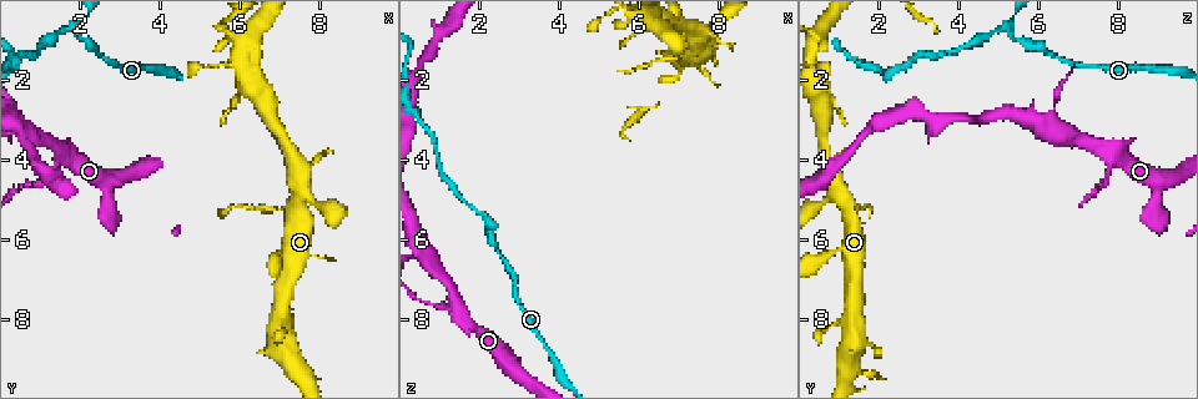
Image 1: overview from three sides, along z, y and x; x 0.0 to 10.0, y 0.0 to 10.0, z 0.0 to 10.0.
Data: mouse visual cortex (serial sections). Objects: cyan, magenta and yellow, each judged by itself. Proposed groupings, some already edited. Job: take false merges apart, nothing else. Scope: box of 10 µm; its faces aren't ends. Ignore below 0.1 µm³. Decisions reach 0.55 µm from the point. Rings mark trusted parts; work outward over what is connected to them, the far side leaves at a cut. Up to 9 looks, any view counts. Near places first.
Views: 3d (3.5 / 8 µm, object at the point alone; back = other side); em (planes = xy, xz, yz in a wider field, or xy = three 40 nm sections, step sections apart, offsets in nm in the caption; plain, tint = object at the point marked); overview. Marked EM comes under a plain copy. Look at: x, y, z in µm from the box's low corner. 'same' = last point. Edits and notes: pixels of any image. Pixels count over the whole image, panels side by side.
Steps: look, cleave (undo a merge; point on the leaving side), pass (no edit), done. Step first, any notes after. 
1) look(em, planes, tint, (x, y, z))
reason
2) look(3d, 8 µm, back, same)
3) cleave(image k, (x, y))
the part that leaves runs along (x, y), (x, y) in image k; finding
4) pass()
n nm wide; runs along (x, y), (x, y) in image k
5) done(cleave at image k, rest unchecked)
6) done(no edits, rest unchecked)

look(em, planes, tint, (7.45, 4.80, 0.95))
three-way junction

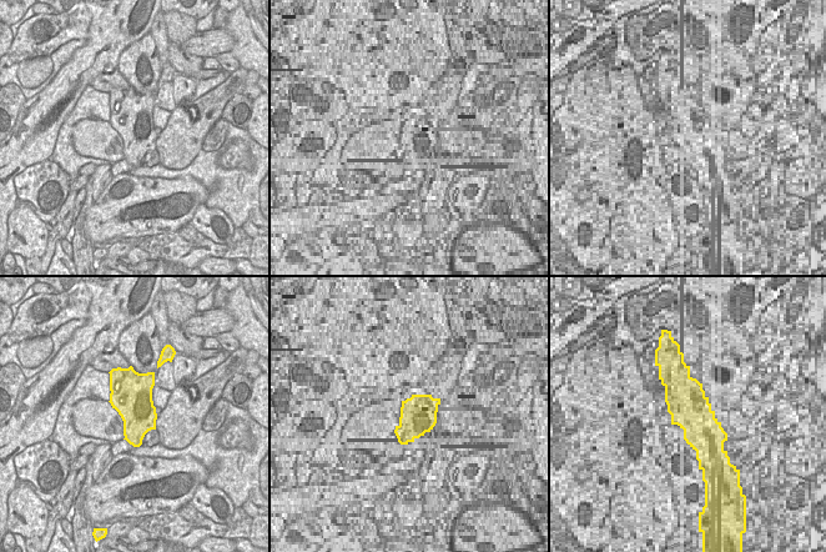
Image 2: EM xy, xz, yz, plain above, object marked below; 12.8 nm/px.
look(3d, 3.5 µm, same)

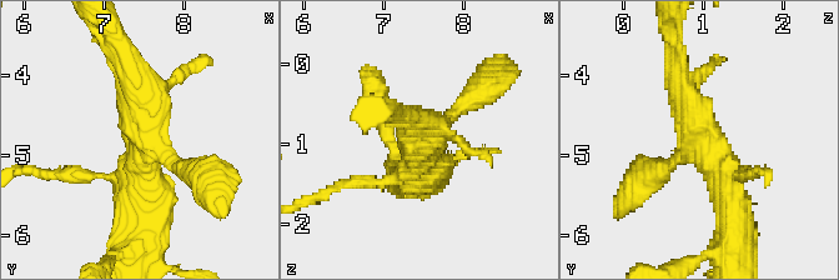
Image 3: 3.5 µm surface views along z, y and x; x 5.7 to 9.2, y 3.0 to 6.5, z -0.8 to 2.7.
pass()
runs along (733, 214), (676, 65) in image 3; continuous, no second cell

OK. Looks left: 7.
look(3d, 3.5 µm, (7.50, 9.35, 1.30))
calibre changes

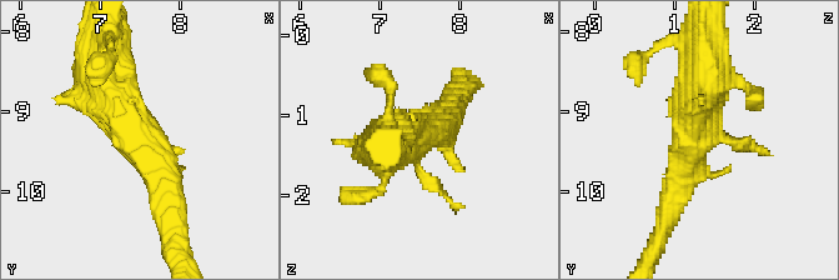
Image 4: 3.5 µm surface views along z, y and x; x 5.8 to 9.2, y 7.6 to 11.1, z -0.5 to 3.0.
look(em, xy, step 3, tint, (7.45, 9.25, 1.35))

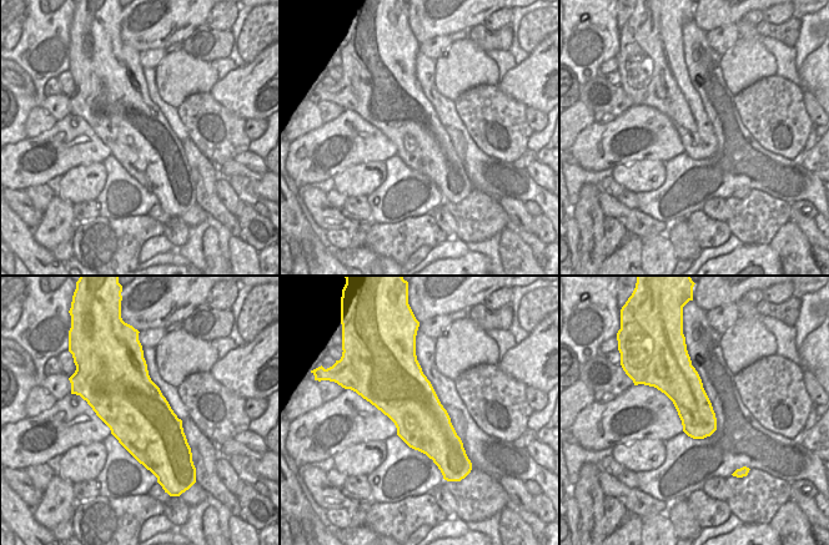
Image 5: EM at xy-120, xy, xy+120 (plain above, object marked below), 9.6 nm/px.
pass()
all the same cell

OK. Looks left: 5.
look(3d, 3.5 µm, (1.65, 3.75, 7.90))
arms part here

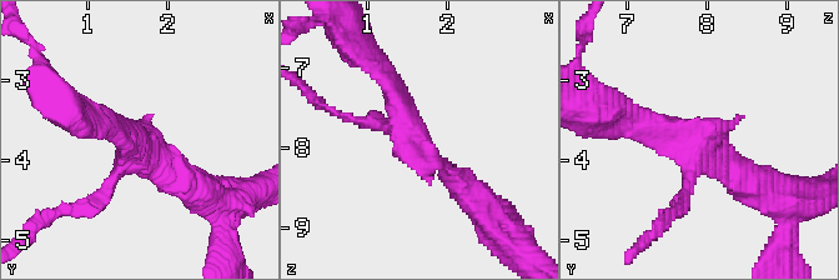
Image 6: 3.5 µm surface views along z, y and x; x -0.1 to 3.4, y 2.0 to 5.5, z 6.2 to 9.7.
look(em, xy, step 1, tint, (1.60, 3.80, 7.90))
shape alone is not enough

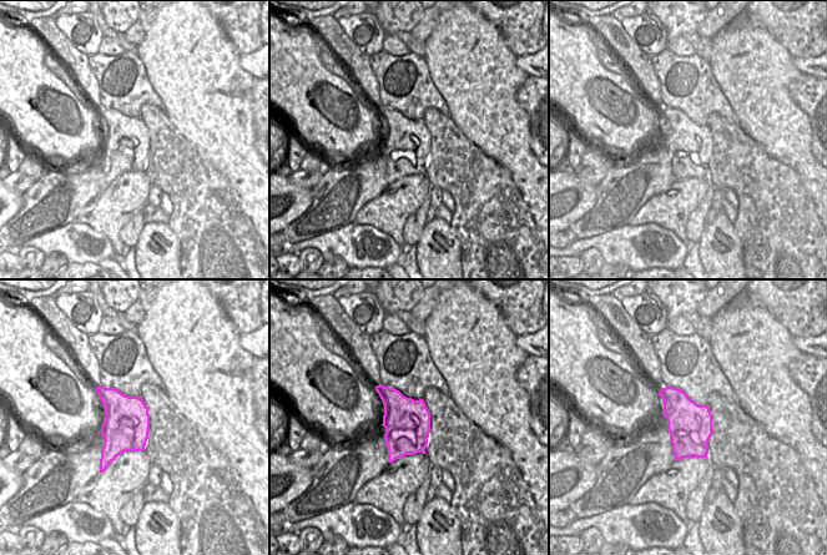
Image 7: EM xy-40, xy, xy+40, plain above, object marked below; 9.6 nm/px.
look(em, xy, step 2, tint, same)
cut it another way

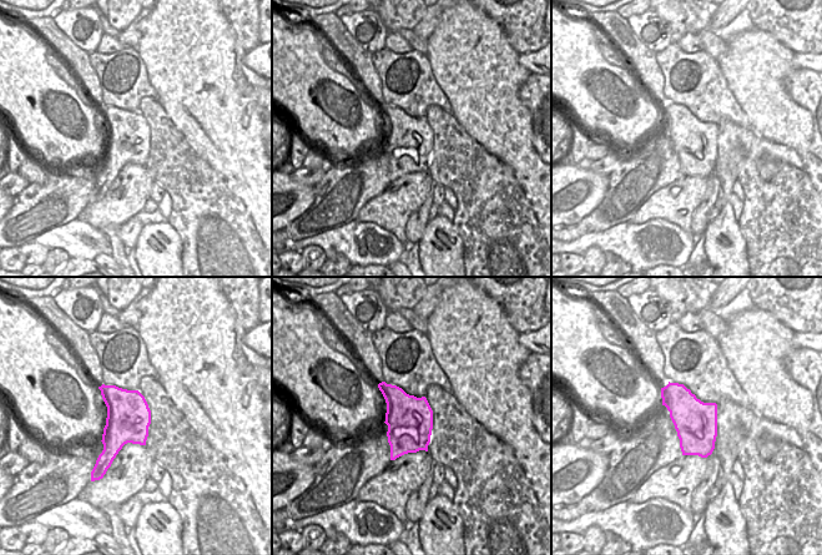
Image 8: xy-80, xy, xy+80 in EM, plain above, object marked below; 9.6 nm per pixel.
pass()
440 nm wide; runs along (466, 190), (412, 136), (381, 73) in image 6; continuous, no second cell

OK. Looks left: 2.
look(3d, 3.5 µm, (1.95, 0.80, 5.30))
a fork

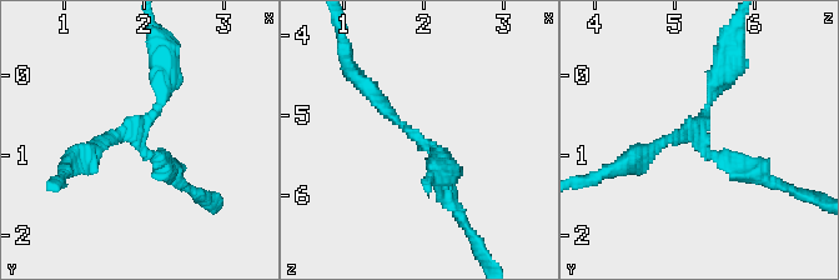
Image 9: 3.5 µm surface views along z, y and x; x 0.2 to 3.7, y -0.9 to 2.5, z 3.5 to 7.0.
look(em, xy, step 3, tint, (1.90, 0.75, 5.25))
3 arms; arms of 150, 150, 200 nm

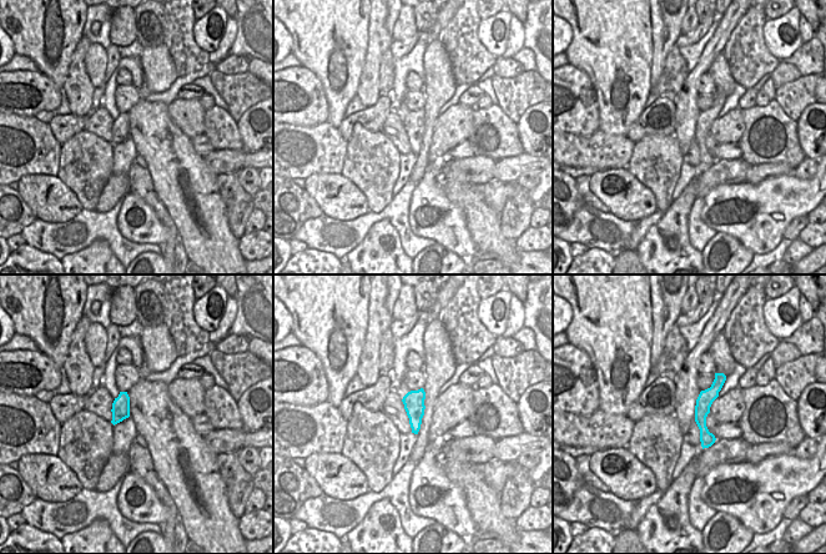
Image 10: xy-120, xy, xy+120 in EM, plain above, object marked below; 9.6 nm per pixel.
pass()
runs along (720, 376), (703, 403), (705, 444) in image 10; all the same cell

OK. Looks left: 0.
done(no edits, rest unchecked)

